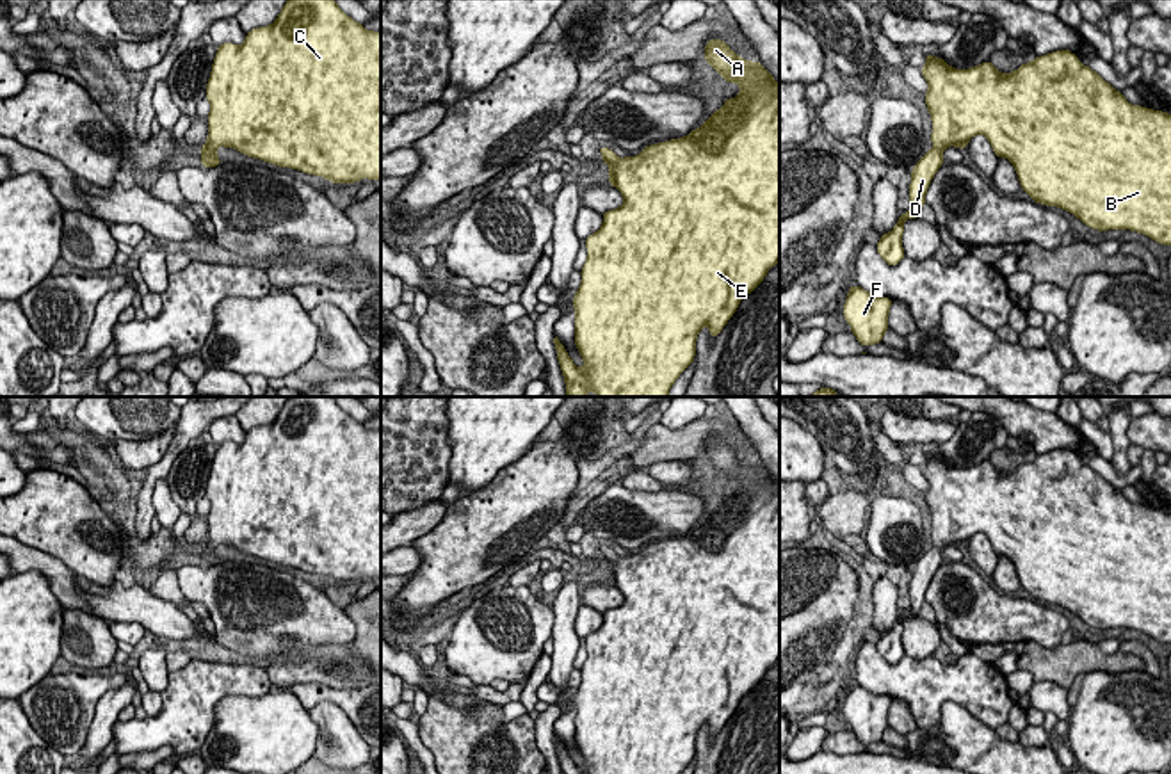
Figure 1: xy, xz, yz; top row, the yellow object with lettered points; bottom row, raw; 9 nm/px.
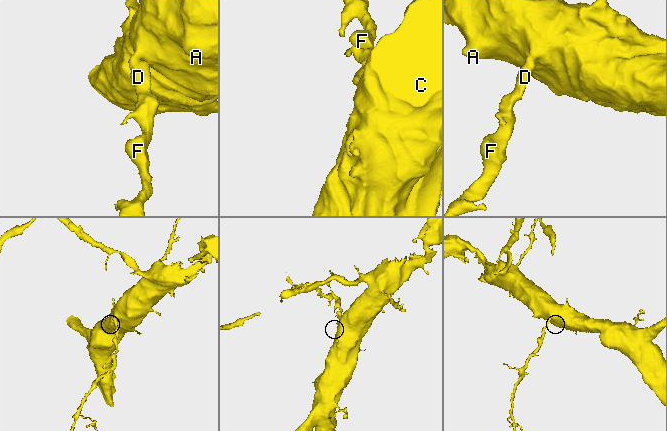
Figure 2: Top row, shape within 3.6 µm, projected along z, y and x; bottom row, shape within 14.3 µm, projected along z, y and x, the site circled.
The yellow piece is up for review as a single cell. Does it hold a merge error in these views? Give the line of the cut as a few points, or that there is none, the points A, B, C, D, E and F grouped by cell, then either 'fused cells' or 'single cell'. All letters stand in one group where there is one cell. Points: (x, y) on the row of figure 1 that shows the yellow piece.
no cut | A B C D E F | single cell

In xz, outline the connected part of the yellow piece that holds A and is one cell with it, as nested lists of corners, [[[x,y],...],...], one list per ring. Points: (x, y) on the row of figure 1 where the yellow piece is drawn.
[[[708,39],[703,57],[728,84],[739,84],[739,96],[726,100],[703,126],[690,130],[687,137],[646,146],[637,157],[619,158],[612,149],[600,148],[603,162],[610,167],[609,183],[623,194],[625,203],[602,214],[602,228],[586,238],[587,260],[580,270],[582,283],[573,297],[575,345],[584,359],[582,370],[571,361],[559,338],[553,338],[568,397],[586,397],[589,390],[598,397],[667,397],[673,383],[694,361],[701,327],[707,326],[710,336],[715,338],[737,311],[740,299],[753,292],[767,270],[779,262],[779,85],[760,62],[744,60],[721,39]]]

